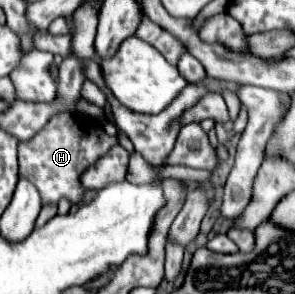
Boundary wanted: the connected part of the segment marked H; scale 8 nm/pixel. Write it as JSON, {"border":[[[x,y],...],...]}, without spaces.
{"border":[[[60,113],[52,117],[36,137],[18,143],[20,175],[36,185],[44,203],[58,203],[62,197],[66,197],[70,203],[78,203],[84,195],[80,185],[82,171],[116,143],[116,137],[108,137],[100,123],[90,119],[78,121],[78,117],[70,113]]]}

